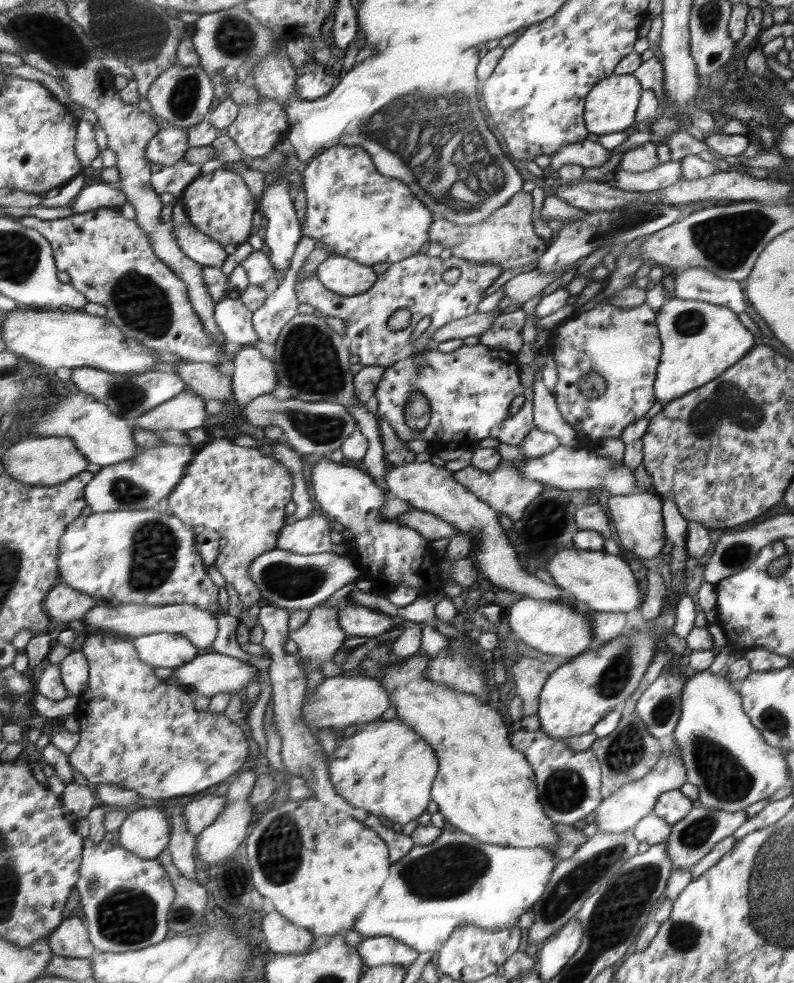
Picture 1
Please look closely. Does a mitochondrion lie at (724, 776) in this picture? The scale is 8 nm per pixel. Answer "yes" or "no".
yes

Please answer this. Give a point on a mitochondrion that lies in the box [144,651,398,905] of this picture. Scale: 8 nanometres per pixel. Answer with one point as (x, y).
(279, 850)

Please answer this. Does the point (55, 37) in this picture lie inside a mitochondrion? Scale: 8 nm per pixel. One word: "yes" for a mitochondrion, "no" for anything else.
yes

